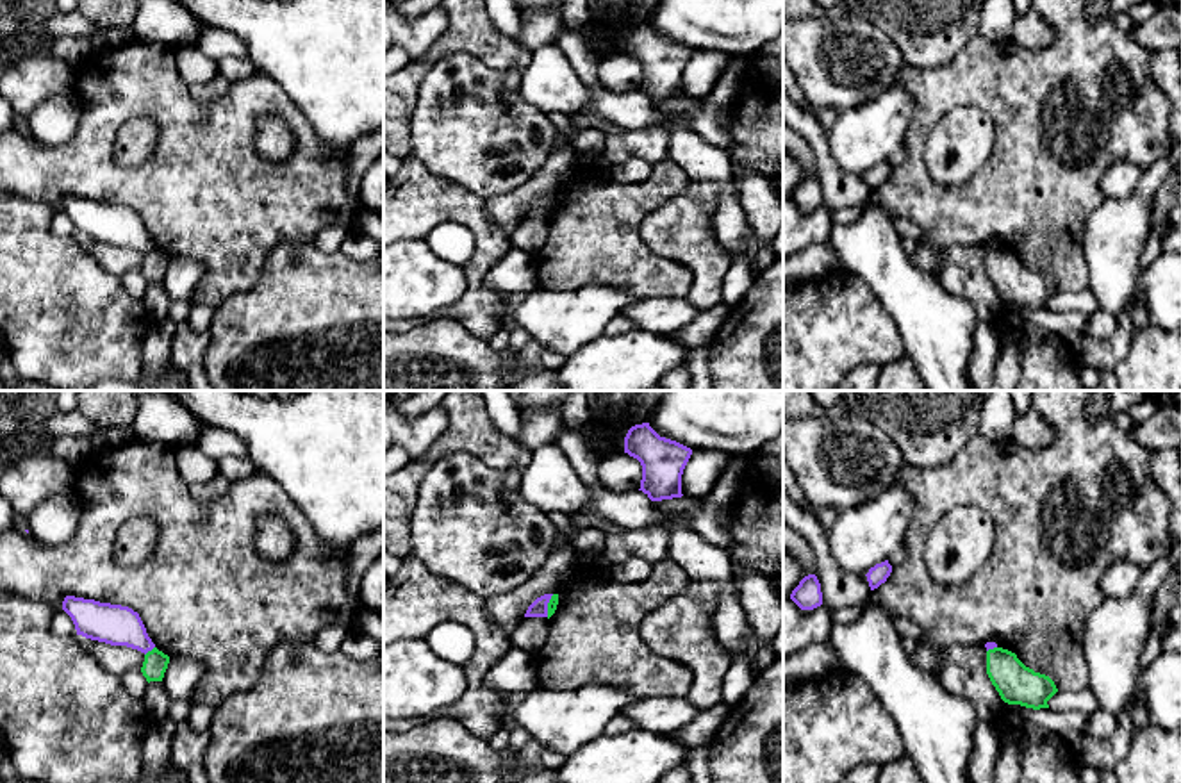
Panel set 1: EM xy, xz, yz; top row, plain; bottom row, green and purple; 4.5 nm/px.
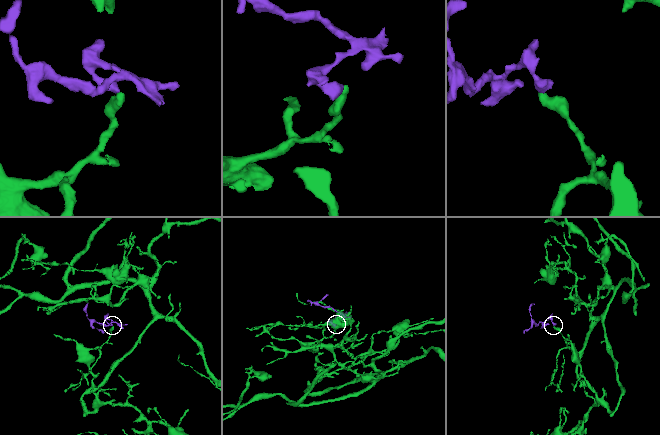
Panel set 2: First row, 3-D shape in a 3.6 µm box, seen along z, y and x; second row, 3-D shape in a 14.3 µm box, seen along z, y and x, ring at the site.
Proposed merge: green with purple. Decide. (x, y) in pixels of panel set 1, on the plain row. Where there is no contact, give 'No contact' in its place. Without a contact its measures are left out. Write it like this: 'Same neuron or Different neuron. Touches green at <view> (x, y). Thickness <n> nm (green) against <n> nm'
Different neuron. Touches green at xy (148, 252). Thickness 110 nm (green) against 180 nm

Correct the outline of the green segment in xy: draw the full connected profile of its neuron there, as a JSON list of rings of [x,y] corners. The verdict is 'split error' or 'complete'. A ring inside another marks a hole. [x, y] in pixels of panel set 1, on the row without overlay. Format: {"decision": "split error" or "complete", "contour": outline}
{"decision": "complete", "contour": [[[153,248],[145,255],[141,273],[148,284],[162,282],[168,264],[169,264],[169,257],[159,251],[157,248]]]}

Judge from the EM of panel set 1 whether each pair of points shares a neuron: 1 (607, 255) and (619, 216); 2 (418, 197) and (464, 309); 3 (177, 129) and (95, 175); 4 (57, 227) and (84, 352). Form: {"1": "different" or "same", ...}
{"1": "same", "2": "same", "3": "same", "4": "different"}

